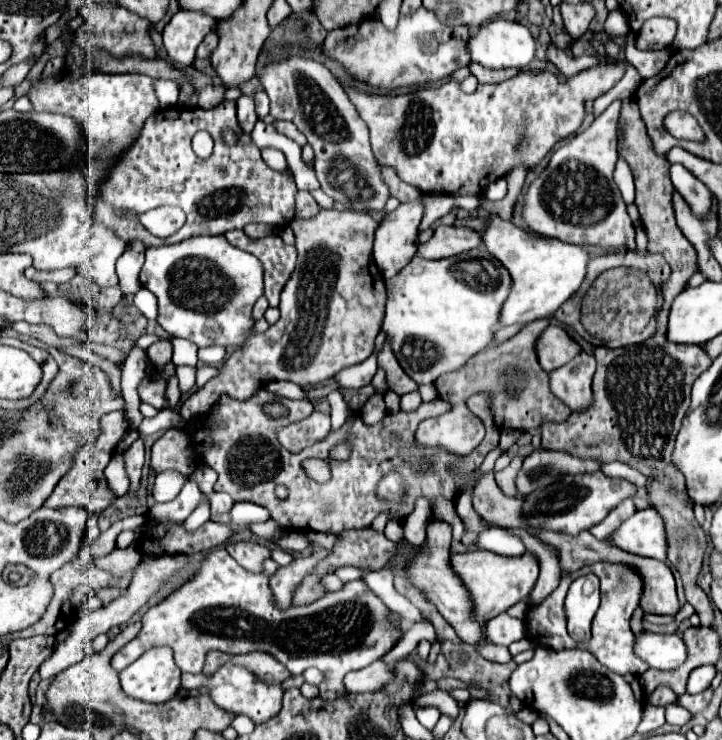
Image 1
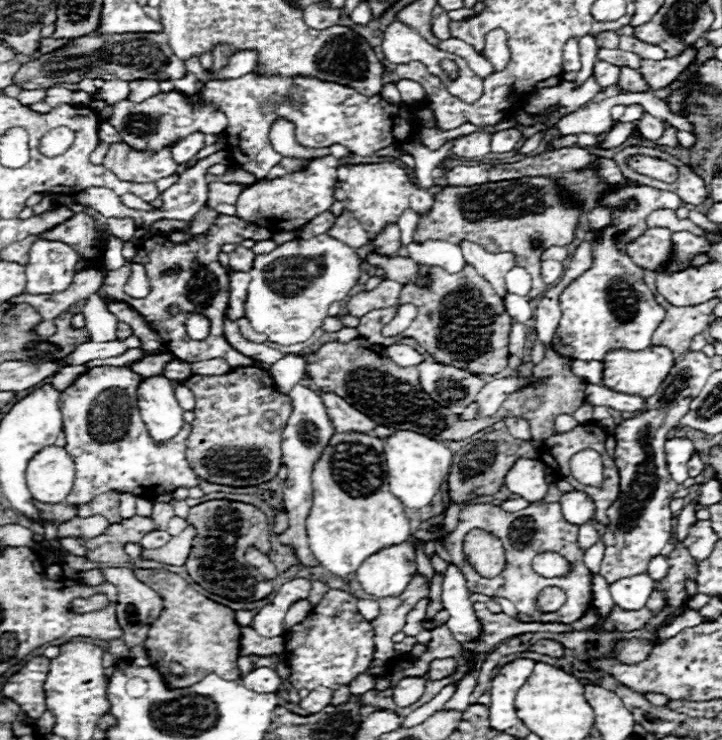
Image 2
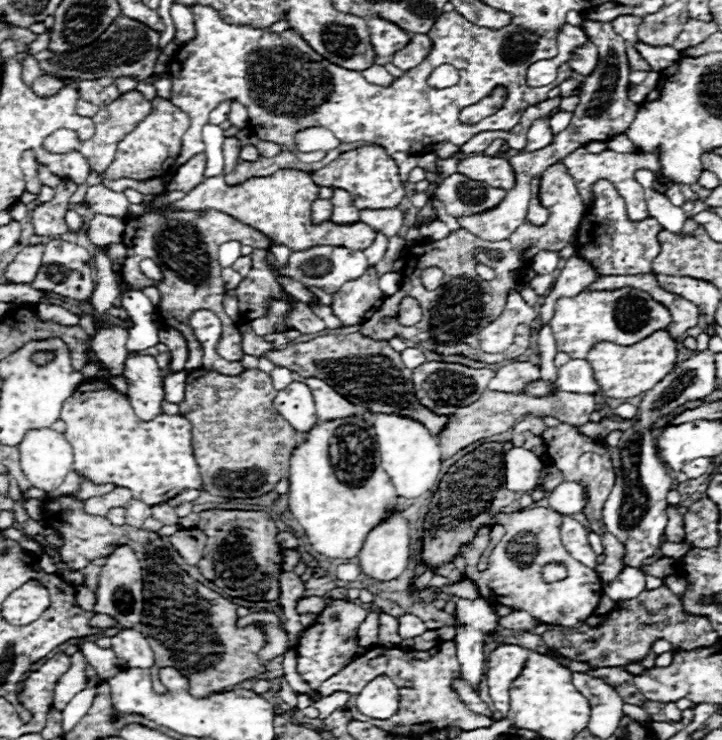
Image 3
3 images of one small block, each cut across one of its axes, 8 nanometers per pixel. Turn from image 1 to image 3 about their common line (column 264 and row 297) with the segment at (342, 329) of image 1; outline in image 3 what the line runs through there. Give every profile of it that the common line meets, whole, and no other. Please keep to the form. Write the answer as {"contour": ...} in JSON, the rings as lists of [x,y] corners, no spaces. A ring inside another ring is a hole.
{"contour":[[[368,268],[360,278],[346,282],[332,294],[332,312],[344,326],[364,324],[382,304],[384,294],[378,288],[376,268]]]}

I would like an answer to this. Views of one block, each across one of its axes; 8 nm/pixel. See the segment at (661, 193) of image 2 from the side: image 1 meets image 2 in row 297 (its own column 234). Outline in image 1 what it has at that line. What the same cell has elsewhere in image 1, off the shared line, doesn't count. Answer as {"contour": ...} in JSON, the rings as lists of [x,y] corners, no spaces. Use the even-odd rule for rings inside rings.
{"contour":[[[224,548],[210,552],[200,572],[188,584],[144,614],[140,634],[112,656],[112,668],[122,672],[150,646],[172,648],[176,666],[190,674],[202,672],[206,654],[212,650],[222,650],[226,654],[264,650],[276,656],[292,676],[302,674],[310,666],[318,668],[324,674],[320,698],[346,696],[344,676],[374,660],[382,660],[390,648],[398,644],[404,634],[402,616],[378,600],[362,578],[348,582],[338,592],[328,592],[314,604],[302,608],[292,606],[280,612],[268,588],[268,578],[276,568],[278,564],[274,560],[266,560],[266,572],[254,574],[238,566]]]}

